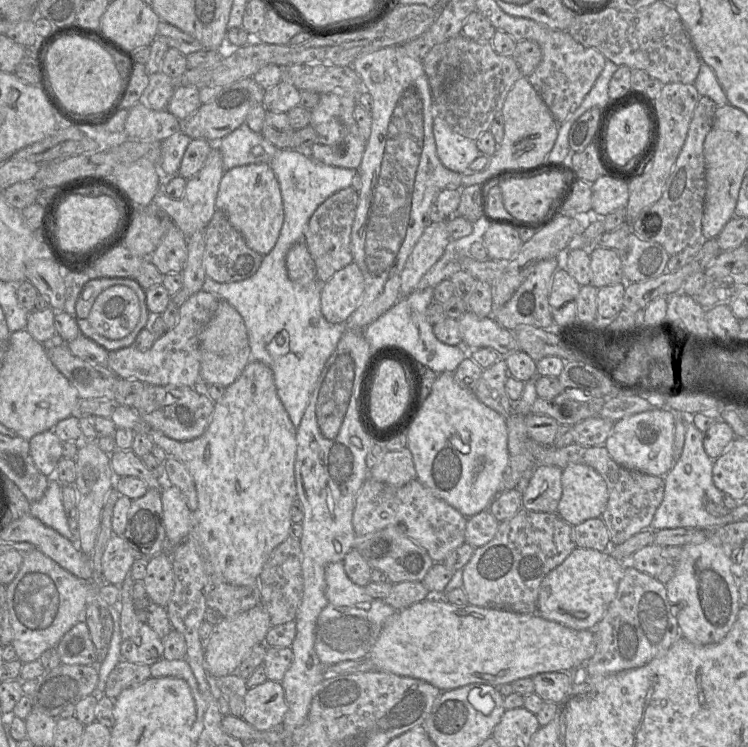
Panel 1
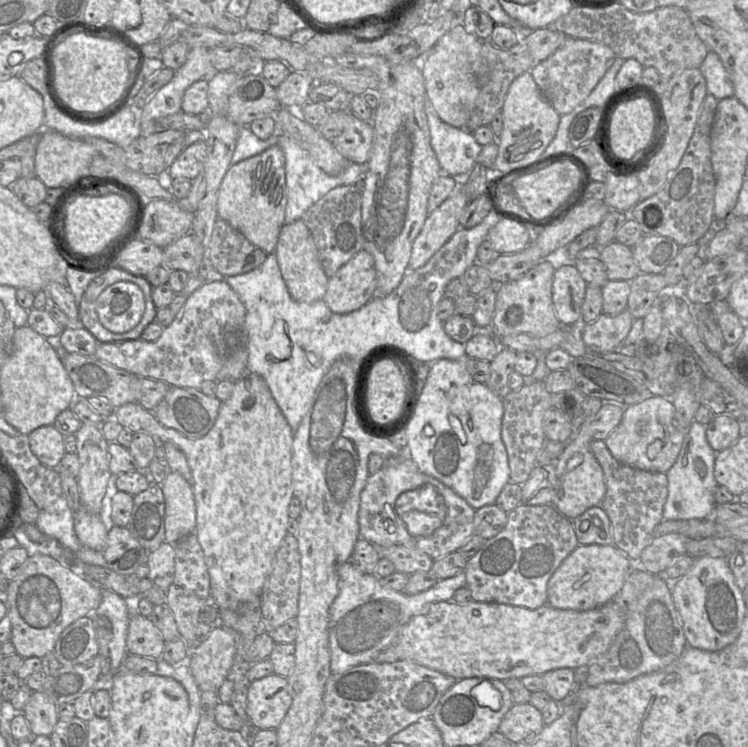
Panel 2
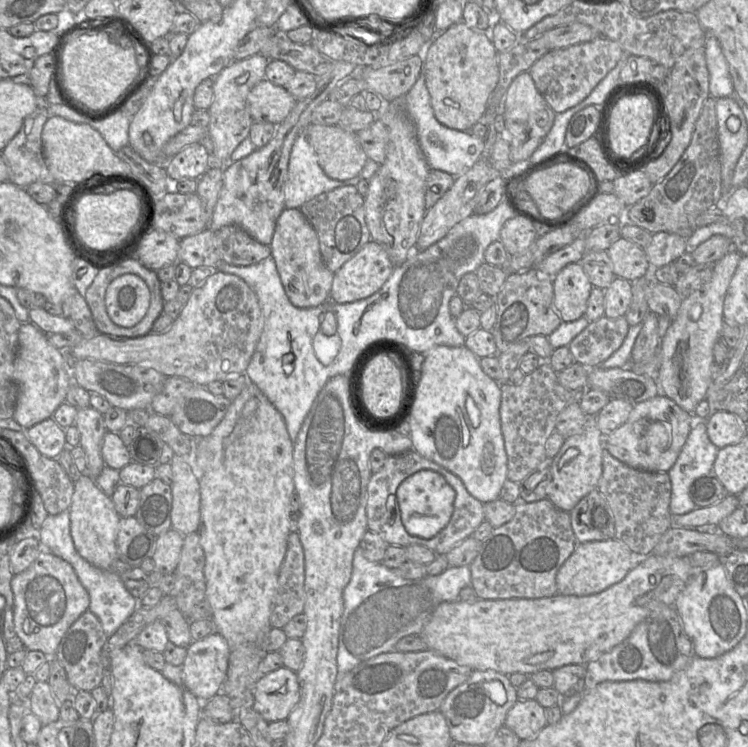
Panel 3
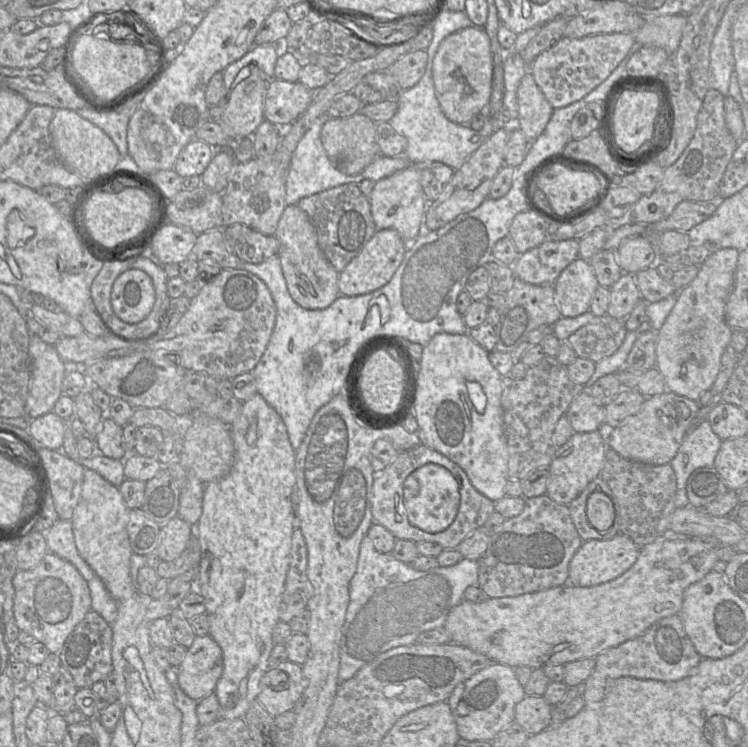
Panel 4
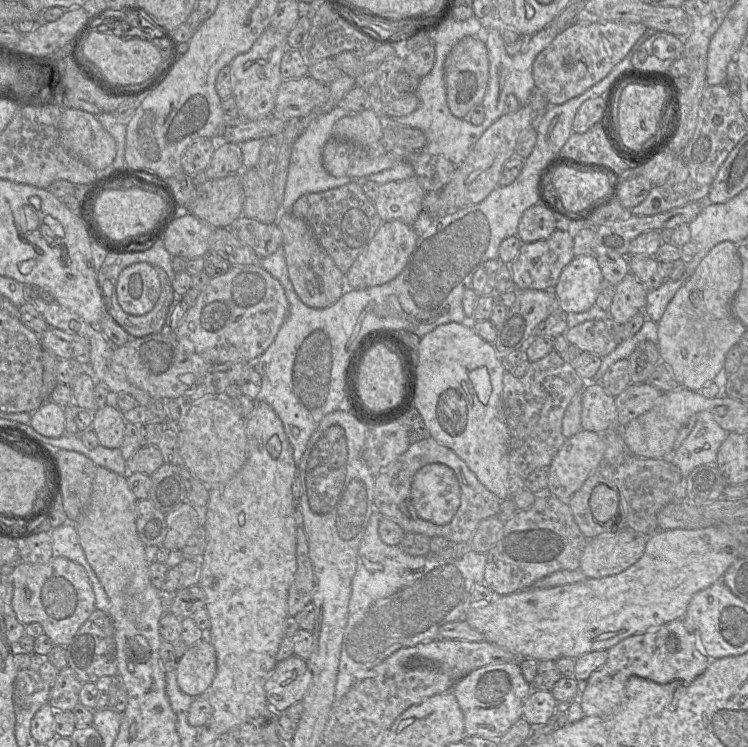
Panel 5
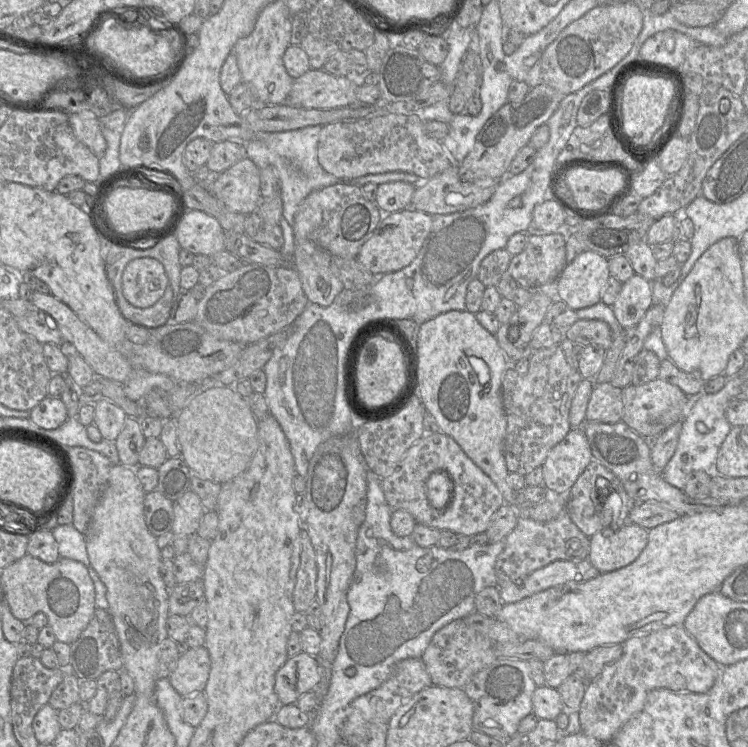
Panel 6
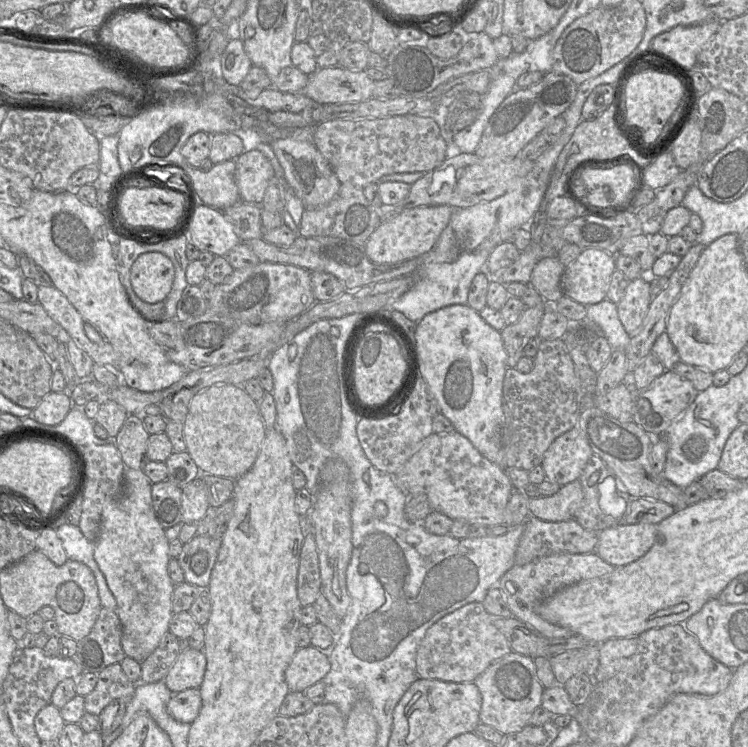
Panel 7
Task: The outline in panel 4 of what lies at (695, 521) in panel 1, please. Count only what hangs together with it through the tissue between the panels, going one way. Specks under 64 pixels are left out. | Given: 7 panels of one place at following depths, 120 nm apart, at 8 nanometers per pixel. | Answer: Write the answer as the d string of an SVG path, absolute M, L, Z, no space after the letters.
M708 420L685 436L677 454L670 462L677 482L676 508L690 505L686 490L687 480L698 468L714 467L715 457L721 443L722 440L713 432Z

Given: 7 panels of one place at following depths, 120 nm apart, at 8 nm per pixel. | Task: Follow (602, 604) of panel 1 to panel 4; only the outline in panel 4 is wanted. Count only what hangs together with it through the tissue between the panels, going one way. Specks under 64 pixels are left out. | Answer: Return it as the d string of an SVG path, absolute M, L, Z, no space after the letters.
M618 534L610 540L584 541L570 561L568 584L588 587L614 580L636 562L639 553L640 547L624 534Z

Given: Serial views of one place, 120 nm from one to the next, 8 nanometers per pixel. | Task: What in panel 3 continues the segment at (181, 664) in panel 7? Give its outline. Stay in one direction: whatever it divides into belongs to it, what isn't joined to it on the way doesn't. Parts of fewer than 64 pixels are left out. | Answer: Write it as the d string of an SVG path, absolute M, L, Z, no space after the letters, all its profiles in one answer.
M216 631L201 640L192 641L181 665L183 686L202 702L211 699L222 689L227 676L229 656L227 640Z

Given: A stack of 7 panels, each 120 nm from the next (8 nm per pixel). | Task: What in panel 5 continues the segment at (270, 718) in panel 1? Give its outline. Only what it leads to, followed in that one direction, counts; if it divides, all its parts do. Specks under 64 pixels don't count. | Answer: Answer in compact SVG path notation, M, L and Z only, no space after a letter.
M292 655L277 662L265 684L268 705L278 713L285 713L291 705L301 702L312 681L307 661Z

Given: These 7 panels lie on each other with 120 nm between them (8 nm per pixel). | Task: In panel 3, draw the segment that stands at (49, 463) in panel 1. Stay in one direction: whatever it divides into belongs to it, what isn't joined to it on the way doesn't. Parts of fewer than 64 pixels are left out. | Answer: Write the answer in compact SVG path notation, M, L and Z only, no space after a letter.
M53 416L27 429L30 442L40 453L56 459L66 445L65 429L59 426Z

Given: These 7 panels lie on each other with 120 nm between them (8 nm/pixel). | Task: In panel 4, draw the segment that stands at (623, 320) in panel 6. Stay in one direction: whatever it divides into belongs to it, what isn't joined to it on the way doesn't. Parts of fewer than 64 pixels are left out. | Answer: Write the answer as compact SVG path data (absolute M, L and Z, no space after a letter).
M624 273L610 287L610 303L607 314L625 320L641 300L641 293L635 281L635 275Z

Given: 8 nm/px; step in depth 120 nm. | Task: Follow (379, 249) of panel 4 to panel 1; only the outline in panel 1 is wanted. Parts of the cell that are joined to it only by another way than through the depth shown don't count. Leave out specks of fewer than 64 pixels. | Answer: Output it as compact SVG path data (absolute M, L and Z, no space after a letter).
M355 262L336 271L332 277L321 284L320 304L325 319L330 323L345 323L358 307L364 293L364 278Z

